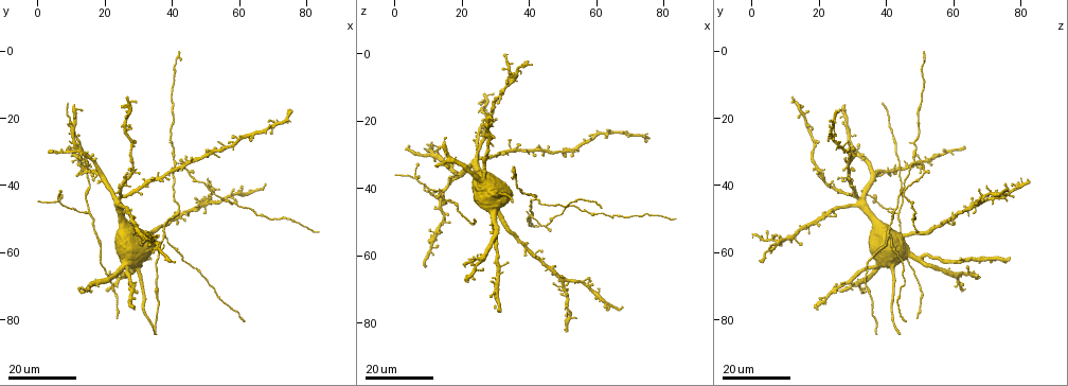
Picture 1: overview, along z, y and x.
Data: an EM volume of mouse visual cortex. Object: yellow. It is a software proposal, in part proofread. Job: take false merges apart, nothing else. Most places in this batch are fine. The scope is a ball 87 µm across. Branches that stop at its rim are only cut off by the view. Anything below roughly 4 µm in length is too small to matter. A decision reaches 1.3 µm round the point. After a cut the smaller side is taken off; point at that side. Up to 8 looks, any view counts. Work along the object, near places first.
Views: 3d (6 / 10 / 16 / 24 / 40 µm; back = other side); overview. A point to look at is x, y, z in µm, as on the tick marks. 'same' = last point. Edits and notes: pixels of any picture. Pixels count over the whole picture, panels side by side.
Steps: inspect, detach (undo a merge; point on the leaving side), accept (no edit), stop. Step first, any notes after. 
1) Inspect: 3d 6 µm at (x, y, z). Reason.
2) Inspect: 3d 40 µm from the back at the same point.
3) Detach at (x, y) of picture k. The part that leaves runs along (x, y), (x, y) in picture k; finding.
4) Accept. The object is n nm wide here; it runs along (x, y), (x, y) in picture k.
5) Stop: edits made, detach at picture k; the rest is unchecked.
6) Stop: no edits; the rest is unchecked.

Inspect: 3d 24 µm at (11.0, 47.5, 40.0). Thick turns thin.

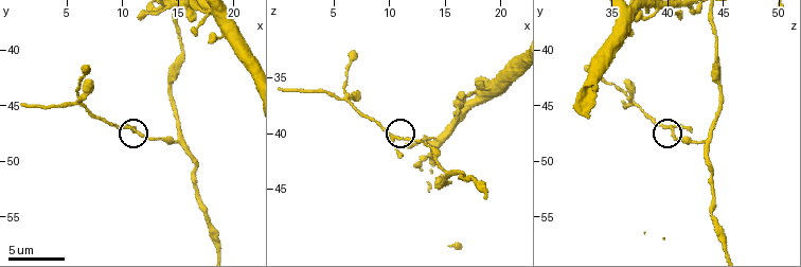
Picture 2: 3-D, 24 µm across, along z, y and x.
Inspect: 3d 6 µm at (11.2, 47.4, 40.6).

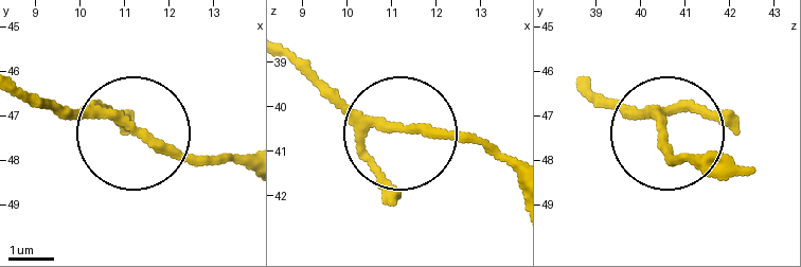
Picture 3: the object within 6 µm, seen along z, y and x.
Accept. 3 arms meet here; it runs along (511, 166), (477, 143), (352, 117), (309, 78) in picture 3; all the same cell.

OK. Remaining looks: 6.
Inspect: 3d 6 µm at (14.8, 48.2, 43.4). Three-way junction.

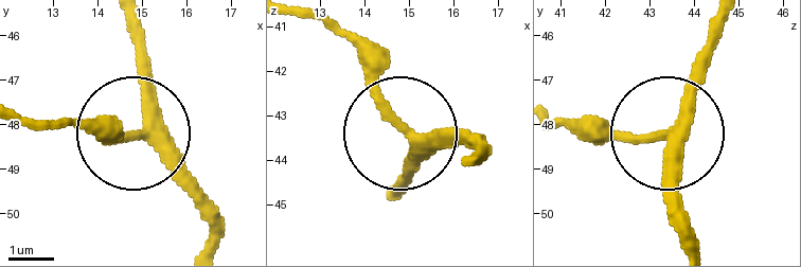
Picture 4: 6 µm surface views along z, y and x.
Accept. It runs along (712, 28), (693, 95), (655, 134), (599, 141), (553, 129) in picture 4; one cell here.

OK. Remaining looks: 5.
Inspect: 3d 16 µm at (38.5, 55.0, 41.0). Three arms meet.

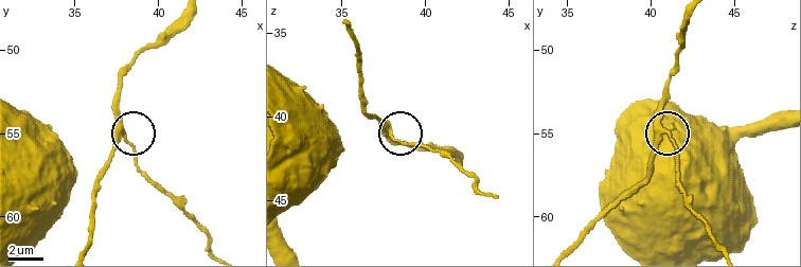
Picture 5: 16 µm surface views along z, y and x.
Inspect: 3d 10 µm at (38.0, 54.9, 40.9).

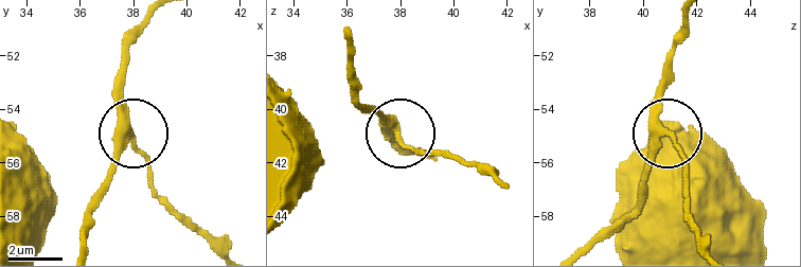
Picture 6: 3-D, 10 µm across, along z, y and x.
Accept. 3 arms meet here; all the same cell.

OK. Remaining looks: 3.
Inspect: 3d 10 µm at (6.0, 44.4, 36.6). Four arms meet.

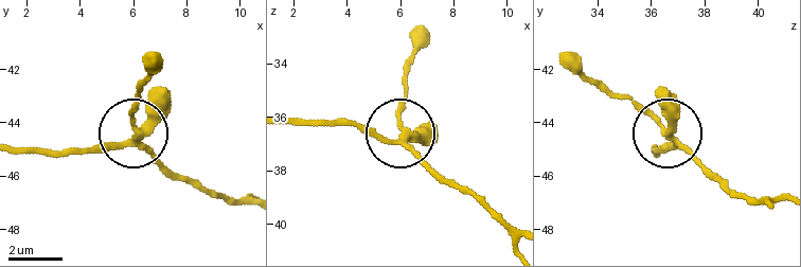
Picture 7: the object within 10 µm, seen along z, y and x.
Inspect: 3d 6 µm at (6.2, 44.4, 36.7).

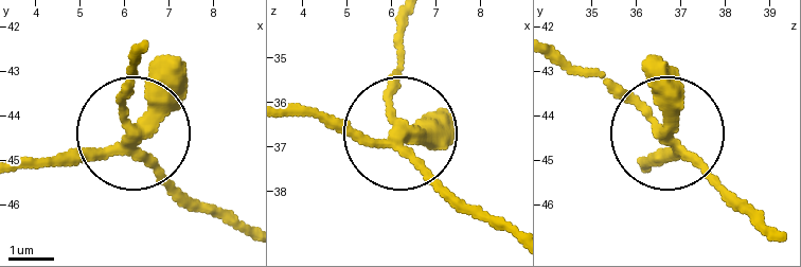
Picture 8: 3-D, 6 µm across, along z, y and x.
Accept. The object is 280 nm wide here; it runs along (505, 230), (460, 203), (407, 146), (392, 101), (404, 24) in picture 8; one cell here.

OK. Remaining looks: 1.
Stop: no edits; the rest is unchecked.

